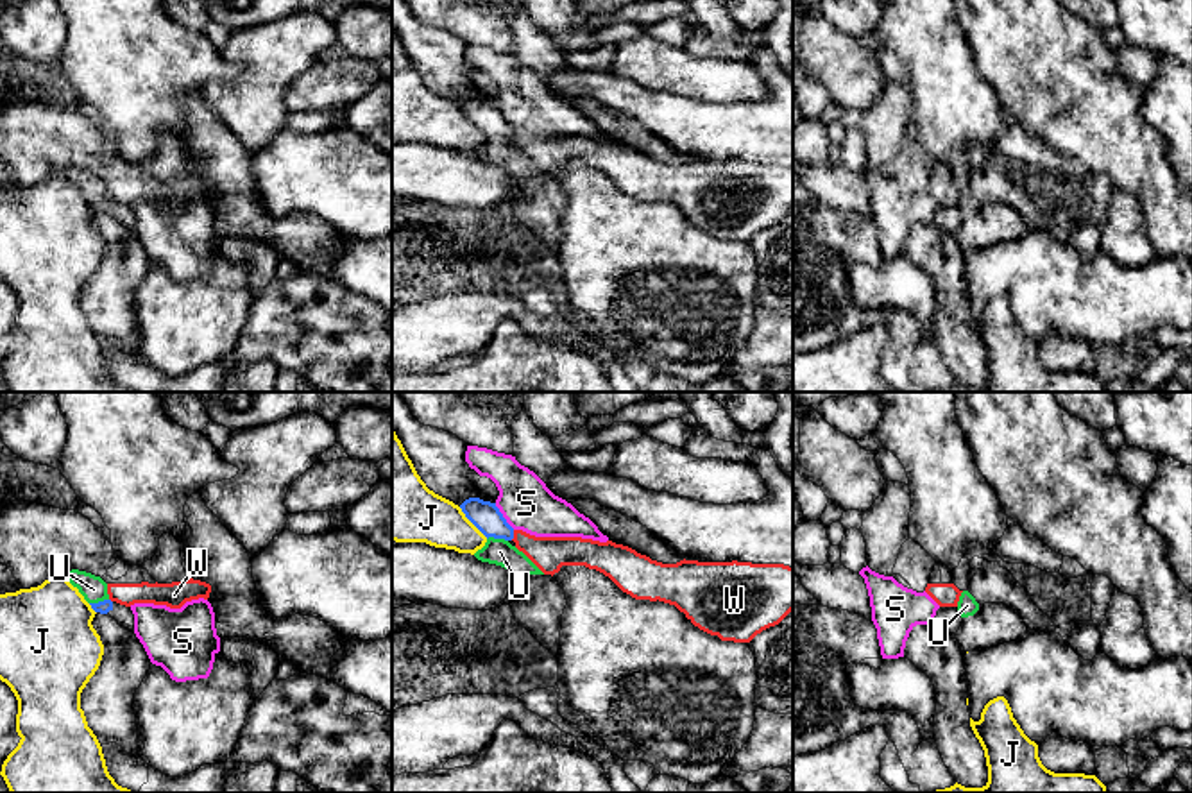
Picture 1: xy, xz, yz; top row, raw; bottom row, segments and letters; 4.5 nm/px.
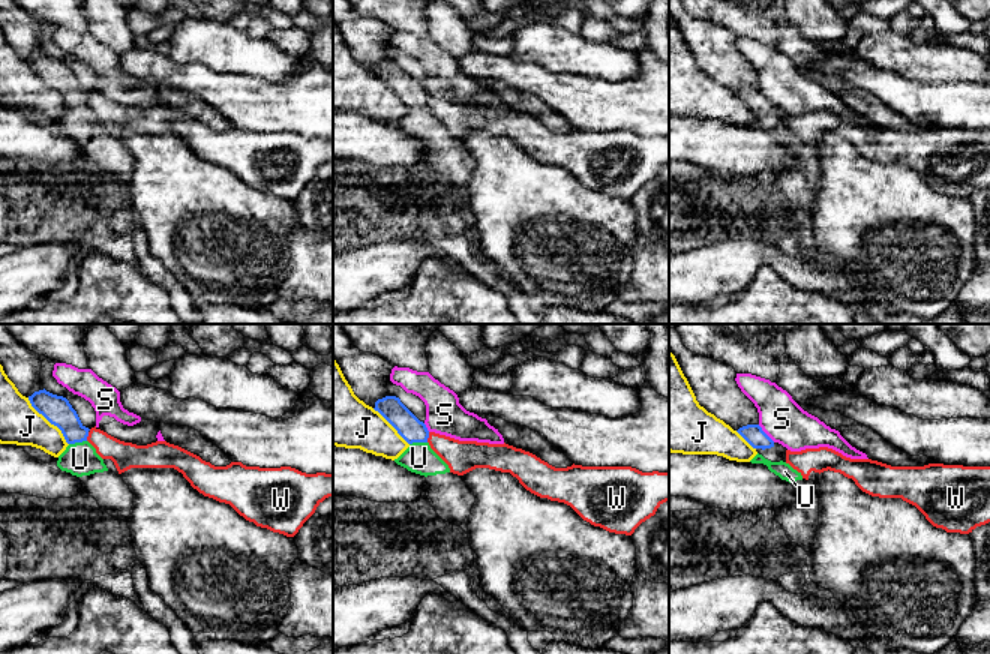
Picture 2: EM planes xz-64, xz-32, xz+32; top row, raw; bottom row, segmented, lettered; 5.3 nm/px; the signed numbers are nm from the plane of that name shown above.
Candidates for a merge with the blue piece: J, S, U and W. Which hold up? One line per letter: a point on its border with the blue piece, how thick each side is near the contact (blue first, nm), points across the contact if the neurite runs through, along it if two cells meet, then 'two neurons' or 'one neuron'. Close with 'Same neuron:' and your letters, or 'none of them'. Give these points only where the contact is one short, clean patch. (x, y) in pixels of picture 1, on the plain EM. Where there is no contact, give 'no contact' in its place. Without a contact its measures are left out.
J: meets blue in xz at (473, 122); 140 nm thick on the blue side, 240 nm on the other; two neurons
S: meets blue in xz at (502, 115); 140 nm thick on the blue side, 240 nm on the other; two neurons
U: meets blue in xz at (498, 136); 140 nm thick on the blue side, 120 nm on the other; runs through xz (485, 115), (496, 127), (498, 136), (500, 151); one neuron
W: meets blue in xz at (512, 135); 140 nm thick on the blue side, 160 nm on the other; border along xz (514, 129), (510, 138); two neurons
Same neuron: U

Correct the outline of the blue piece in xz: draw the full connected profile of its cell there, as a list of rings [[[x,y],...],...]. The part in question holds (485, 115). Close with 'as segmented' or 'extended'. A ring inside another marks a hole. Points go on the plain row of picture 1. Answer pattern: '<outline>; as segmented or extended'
[[[469,97],[460,107],[487,136],[485,145],[474,156],[508,168],[523,190],[510,202],[515,220],[557,256],[562,213],[567,204],[564,188],[551,174],[544,174],[523,150],[510,143],[514,127],[496,102]]]; extended

